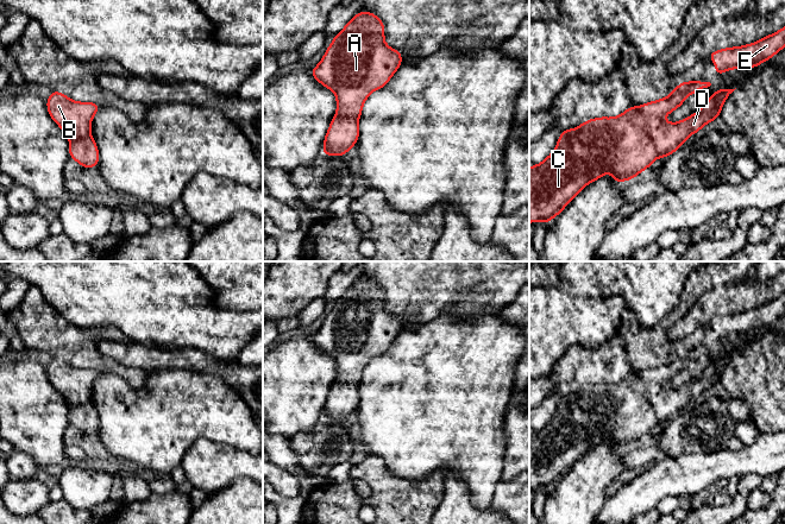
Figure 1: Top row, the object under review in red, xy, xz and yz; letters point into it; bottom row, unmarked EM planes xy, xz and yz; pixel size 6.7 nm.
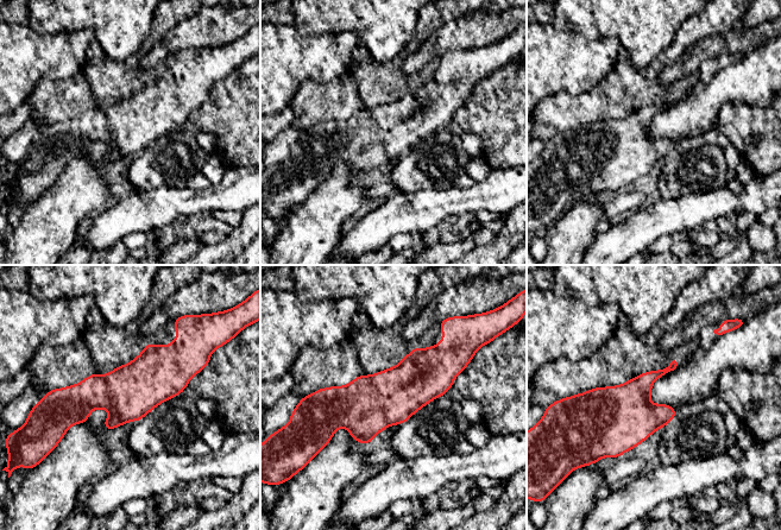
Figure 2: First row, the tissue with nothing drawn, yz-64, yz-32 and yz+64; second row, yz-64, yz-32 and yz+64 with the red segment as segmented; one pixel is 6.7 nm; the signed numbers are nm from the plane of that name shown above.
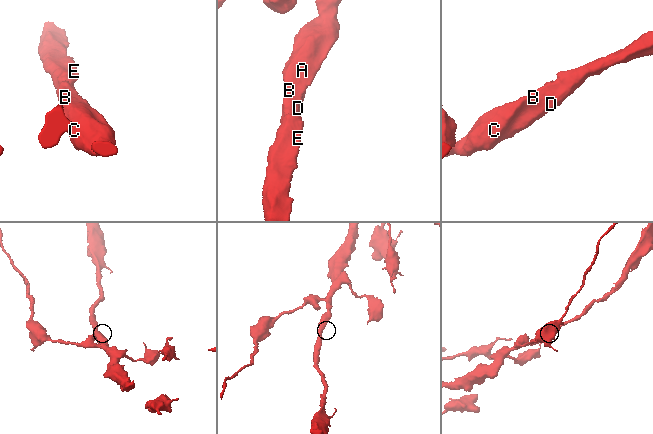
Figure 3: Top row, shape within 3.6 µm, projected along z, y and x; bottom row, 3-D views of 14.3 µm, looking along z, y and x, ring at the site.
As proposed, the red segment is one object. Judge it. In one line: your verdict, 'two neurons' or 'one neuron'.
one neuron

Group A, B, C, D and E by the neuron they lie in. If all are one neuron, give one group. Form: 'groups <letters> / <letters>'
groups A B C D E

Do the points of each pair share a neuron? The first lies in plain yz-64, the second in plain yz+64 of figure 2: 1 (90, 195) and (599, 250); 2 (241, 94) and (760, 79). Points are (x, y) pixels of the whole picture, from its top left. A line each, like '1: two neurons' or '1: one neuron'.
1: two neurons
2: two neurons

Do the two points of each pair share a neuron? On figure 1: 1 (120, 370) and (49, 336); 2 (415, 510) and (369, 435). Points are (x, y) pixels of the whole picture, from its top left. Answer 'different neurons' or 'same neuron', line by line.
1: same neuron
2: different neurons

